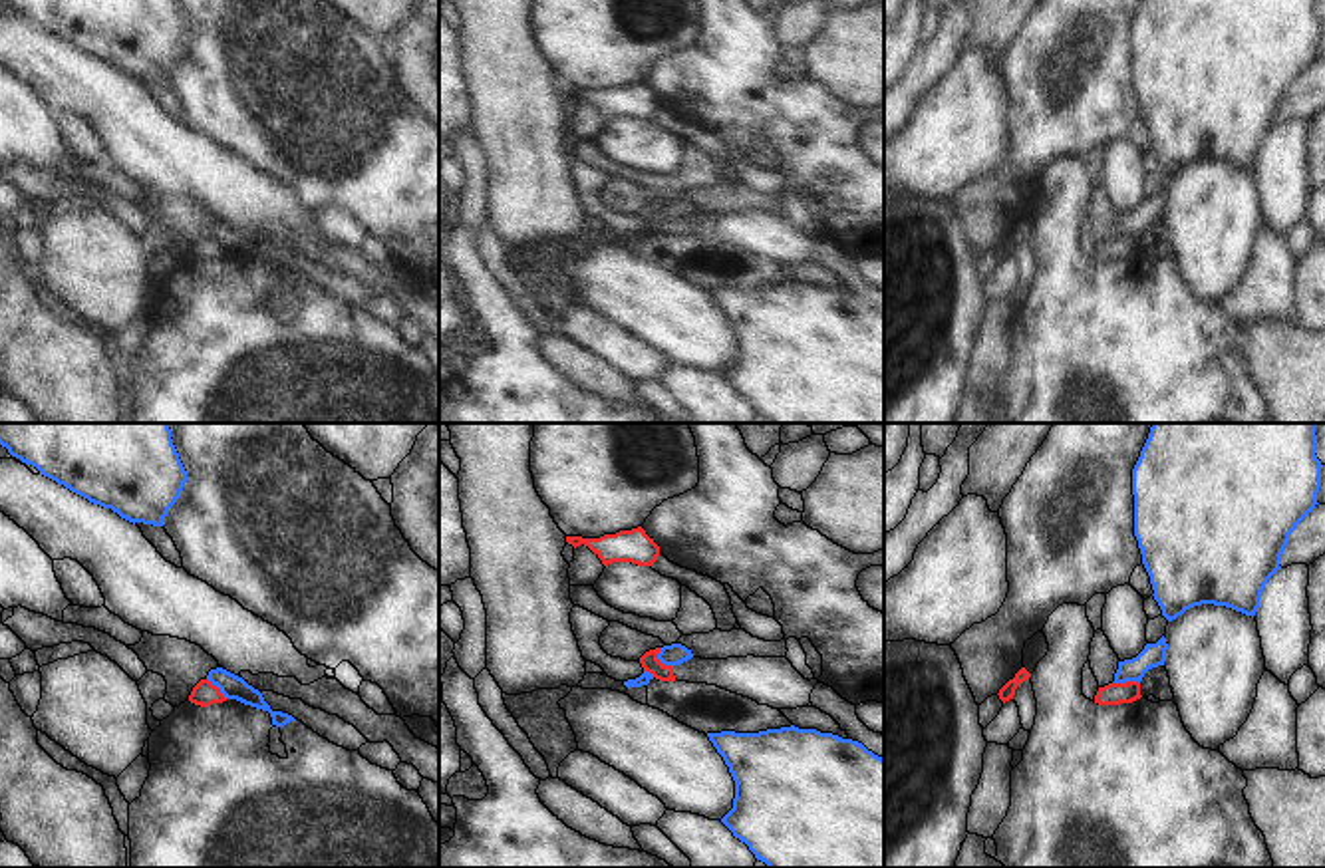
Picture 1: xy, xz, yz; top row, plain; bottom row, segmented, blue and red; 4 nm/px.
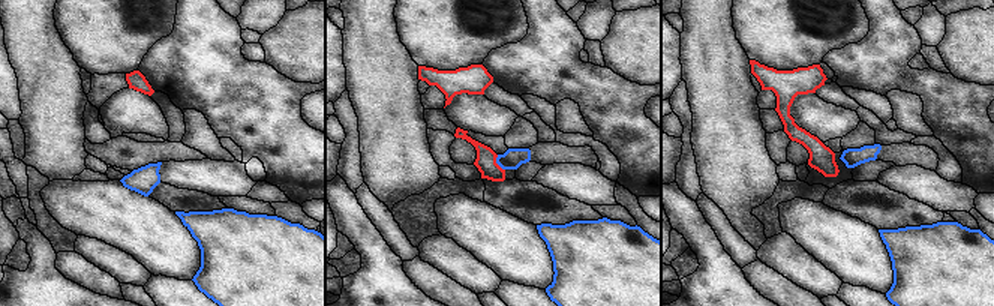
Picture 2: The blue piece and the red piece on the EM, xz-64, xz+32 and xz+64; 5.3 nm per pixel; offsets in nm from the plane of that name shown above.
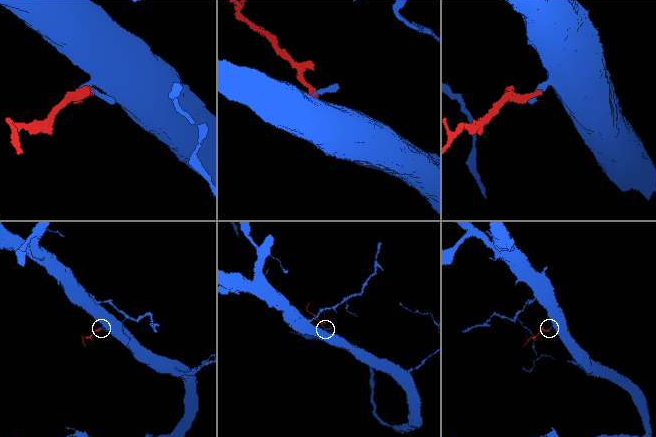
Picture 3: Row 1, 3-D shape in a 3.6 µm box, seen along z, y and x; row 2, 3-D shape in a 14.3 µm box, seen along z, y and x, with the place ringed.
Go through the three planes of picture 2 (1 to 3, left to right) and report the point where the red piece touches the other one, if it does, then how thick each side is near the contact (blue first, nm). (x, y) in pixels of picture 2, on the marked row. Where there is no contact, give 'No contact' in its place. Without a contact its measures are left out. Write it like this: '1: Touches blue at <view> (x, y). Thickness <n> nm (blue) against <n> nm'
1: No contact
2: Touches blue at xz+32 (496, 162). Thickness 110 nm (blue) against 110 nm
3: No contact

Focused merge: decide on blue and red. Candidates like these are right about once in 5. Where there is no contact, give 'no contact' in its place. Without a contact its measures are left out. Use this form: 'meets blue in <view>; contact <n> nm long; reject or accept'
meets blue in xz; contact 100 nm long; reject

